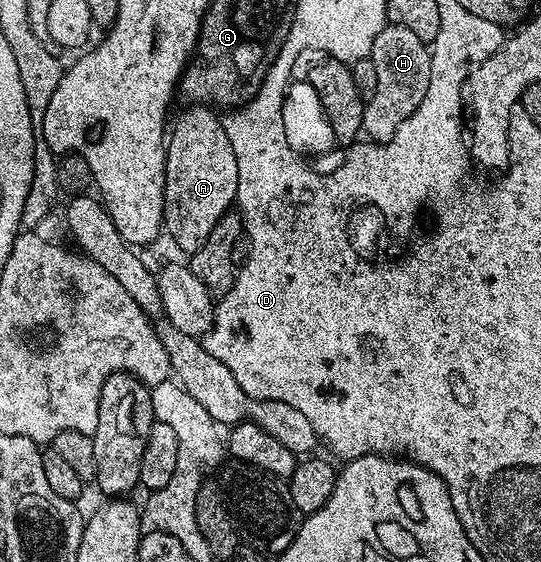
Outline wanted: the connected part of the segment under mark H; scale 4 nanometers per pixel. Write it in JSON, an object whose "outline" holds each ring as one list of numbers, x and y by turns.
{"outline":[[387,22,372,41,369,59,376,65,376,93,366,100,362,129,367,140,388,142,403,124,406,117,415,113,416,107,427,92,431,48,423,39,404,29,404,25]]}

